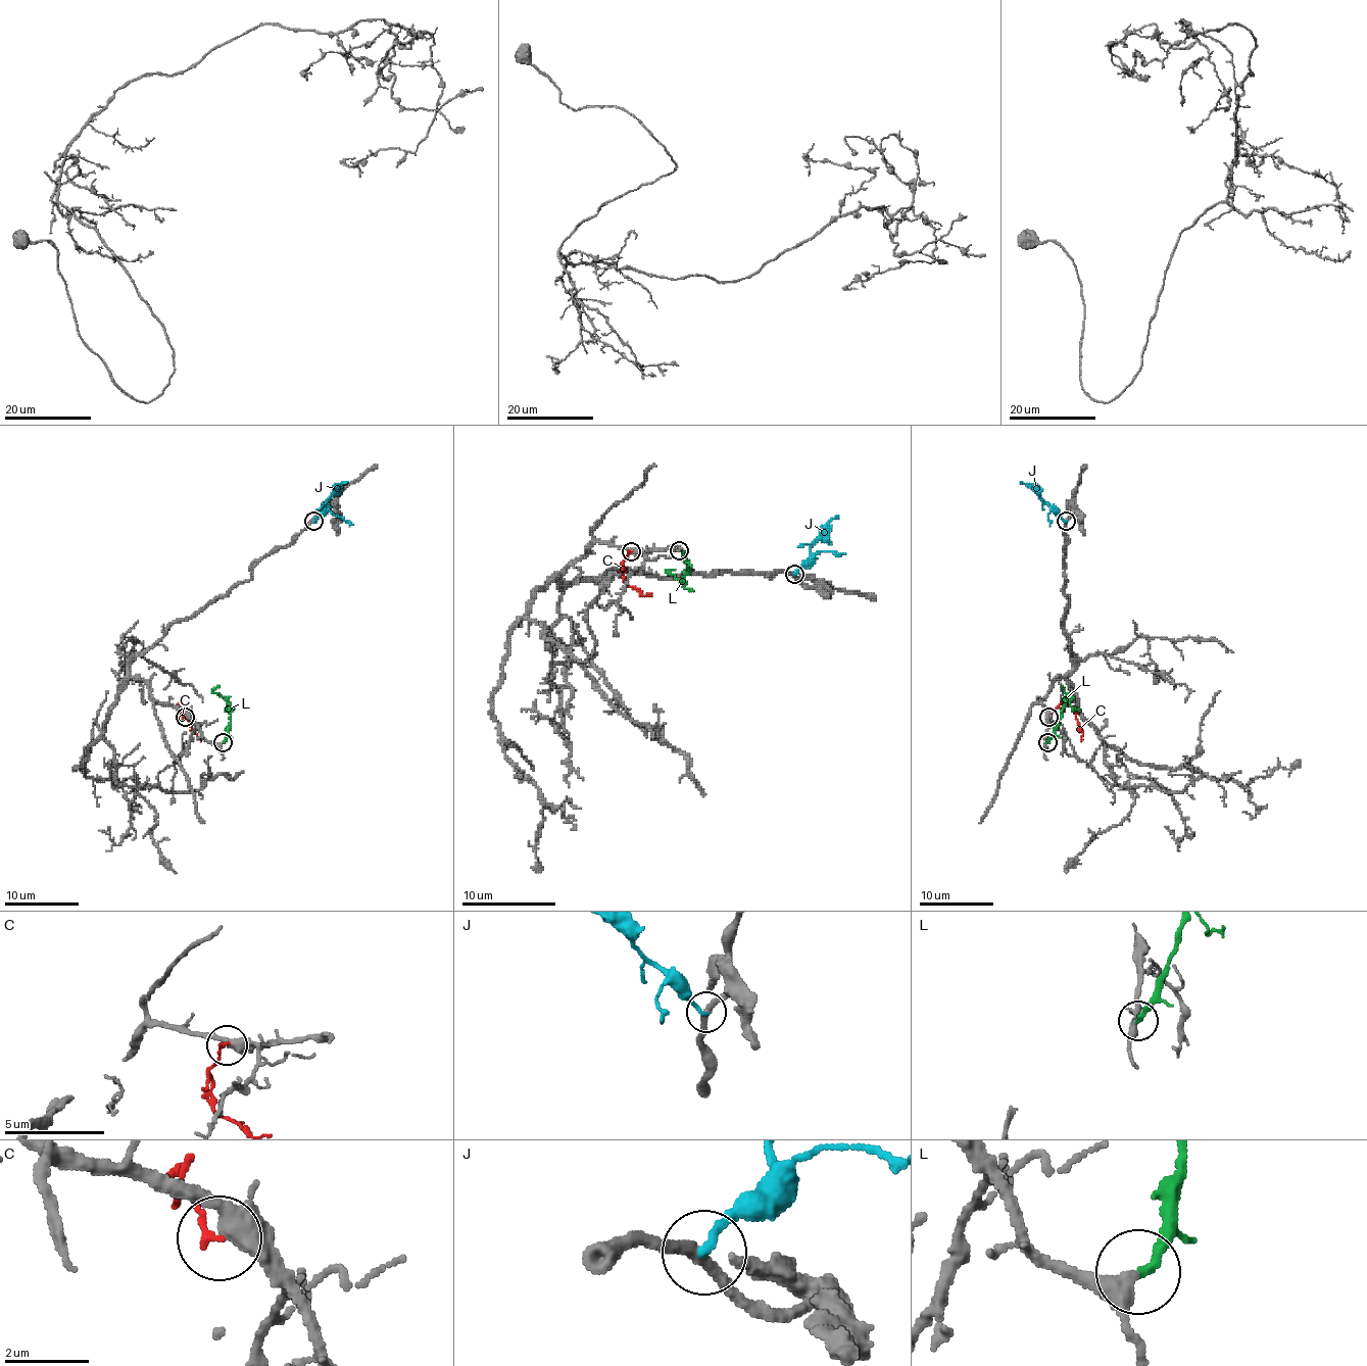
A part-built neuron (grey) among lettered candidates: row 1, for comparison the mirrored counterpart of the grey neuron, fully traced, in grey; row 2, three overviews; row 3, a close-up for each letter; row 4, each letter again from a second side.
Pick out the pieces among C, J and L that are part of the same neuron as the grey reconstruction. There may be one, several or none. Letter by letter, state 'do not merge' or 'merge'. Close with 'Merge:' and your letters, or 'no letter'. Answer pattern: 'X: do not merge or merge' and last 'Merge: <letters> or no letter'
C: do not merge
J: do not merge
L: merge
Merge: L

